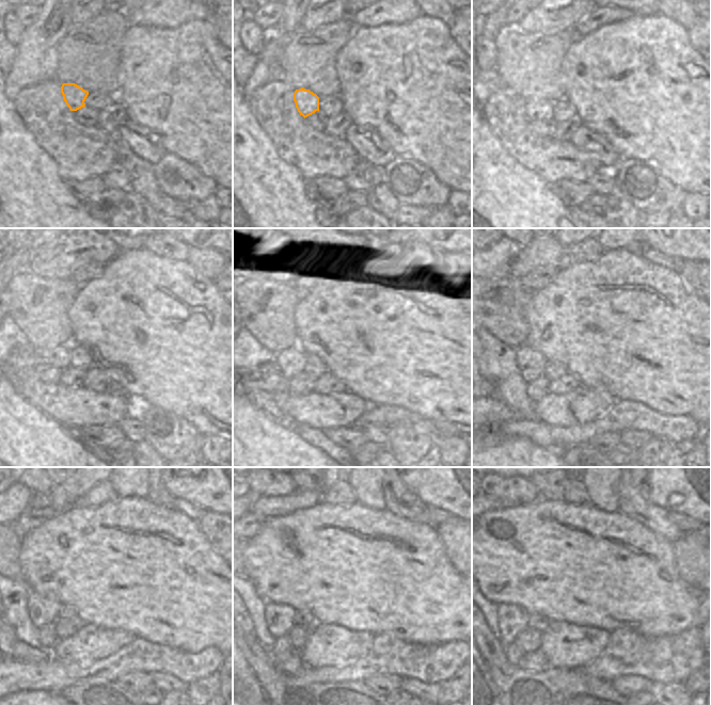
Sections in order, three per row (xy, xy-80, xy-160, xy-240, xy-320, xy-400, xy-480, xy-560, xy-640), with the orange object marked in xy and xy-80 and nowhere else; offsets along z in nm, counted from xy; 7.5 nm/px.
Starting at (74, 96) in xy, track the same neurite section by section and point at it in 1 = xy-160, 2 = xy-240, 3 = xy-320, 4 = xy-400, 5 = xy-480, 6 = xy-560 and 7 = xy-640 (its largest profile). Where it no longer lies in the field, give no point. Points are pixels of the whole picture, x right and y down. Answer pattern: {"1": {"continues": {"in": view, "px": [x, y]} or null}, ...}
{"1": {"continues": {"in": "xy-160", "px": [537, 110]}}, "2": {"continues": {"in": "xy-240", "px": [59, 357]}}, "3": {"continues": {"in": "xy-320", "px": [293, 361]}}, "4": {"continues": {"in": "xy-400", "px": [531, 364]}}, "5": {"continues": {"in": "xy-480", "px": [43, 608]}}, "6": {"continues": {"in": "xy-560", "px": [279, 618]}}, "7": {"continues": {"in": "xy-640", "px": [512, 620]}}}

